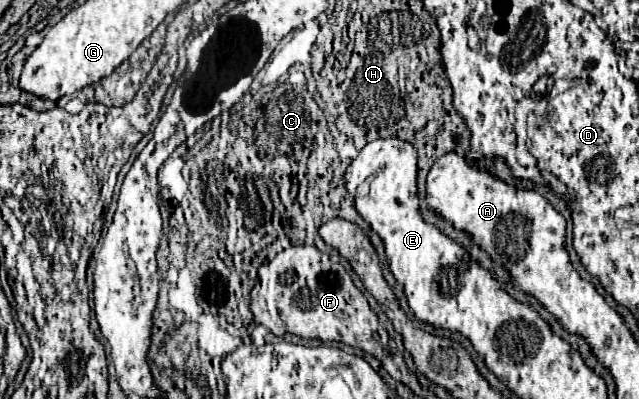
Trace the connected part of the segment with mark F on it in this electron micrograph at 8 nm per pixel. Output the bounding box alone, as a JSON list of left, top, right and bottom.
[251,245,405,377]

